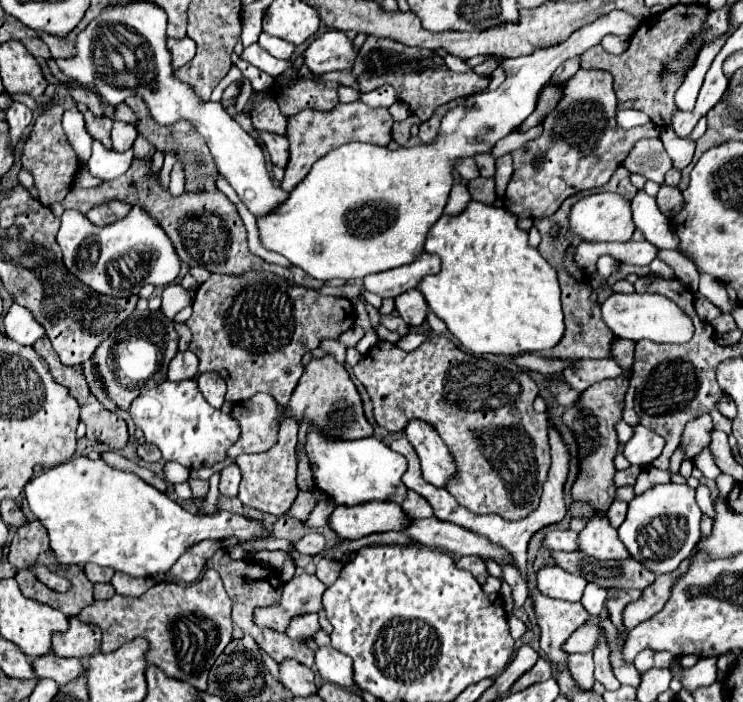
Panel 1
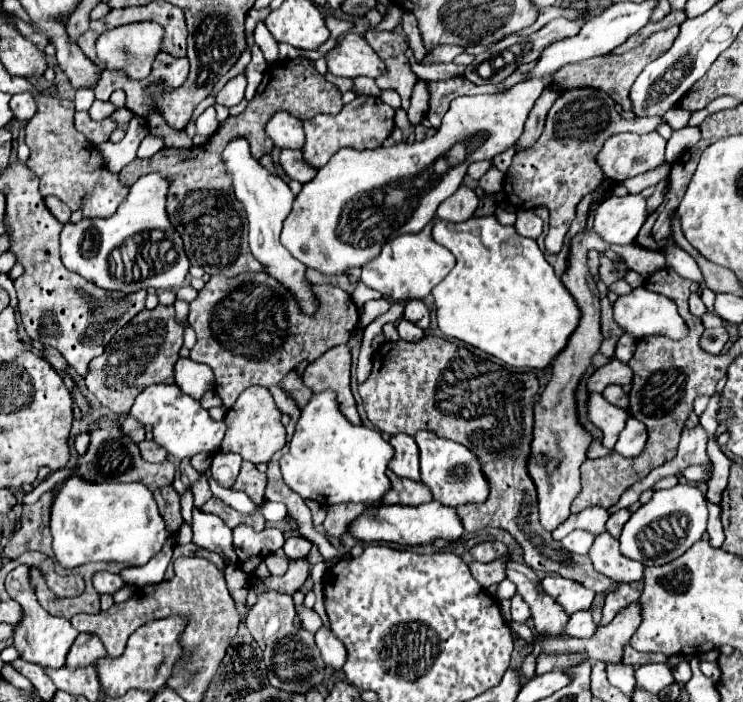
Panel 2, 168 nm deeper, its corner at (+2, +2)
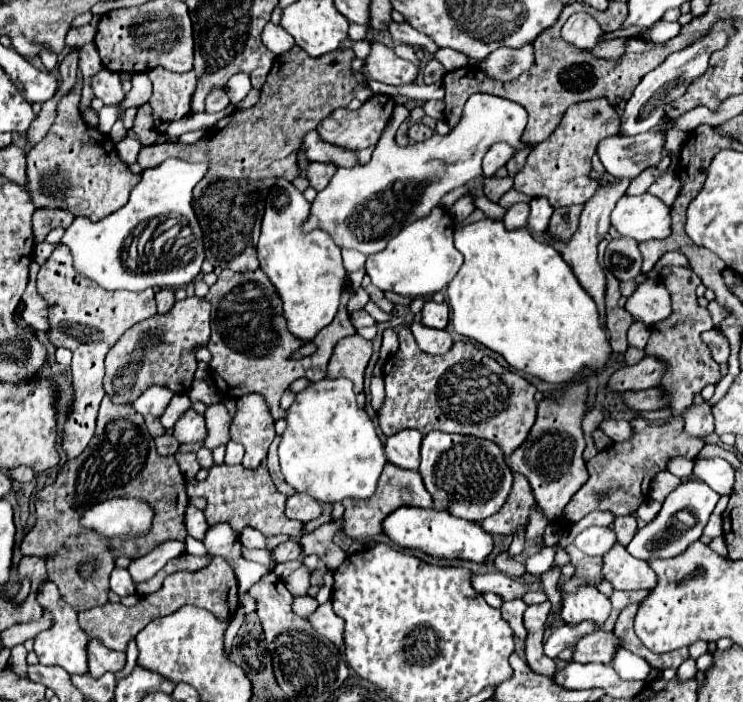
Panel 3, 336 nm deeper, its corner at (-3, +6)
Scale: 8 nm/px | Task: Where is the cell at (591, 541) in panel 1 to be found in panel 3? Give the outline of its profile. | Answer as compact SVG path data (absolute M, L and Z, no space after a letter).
M618 542L604 554L602 574L618 590L652 590L656 586L656 574L648 562L630 556Z

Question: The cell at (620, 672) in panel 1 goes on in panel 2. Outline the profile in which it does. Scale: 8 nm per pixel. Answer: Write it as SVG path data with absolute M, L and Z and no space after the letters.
M631 604L629 608L621 610L611 624L597 630L597 634L589 640L581 638L543 638L537 636L543 642L545 654L555 652L585 652L591 660L601 662L621 662L623 658L623 646L629 642L637 626L641 624L641 608L637 604Z

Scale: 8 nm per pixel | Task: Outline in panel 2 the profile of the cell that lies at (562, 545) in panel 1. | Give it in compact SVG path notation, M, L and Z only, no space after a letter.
M573 530L569 536L565 536L561 540L563 548L569 550L571 554L587 554L589 546L593 546L593 534L585 532L585 530Z

